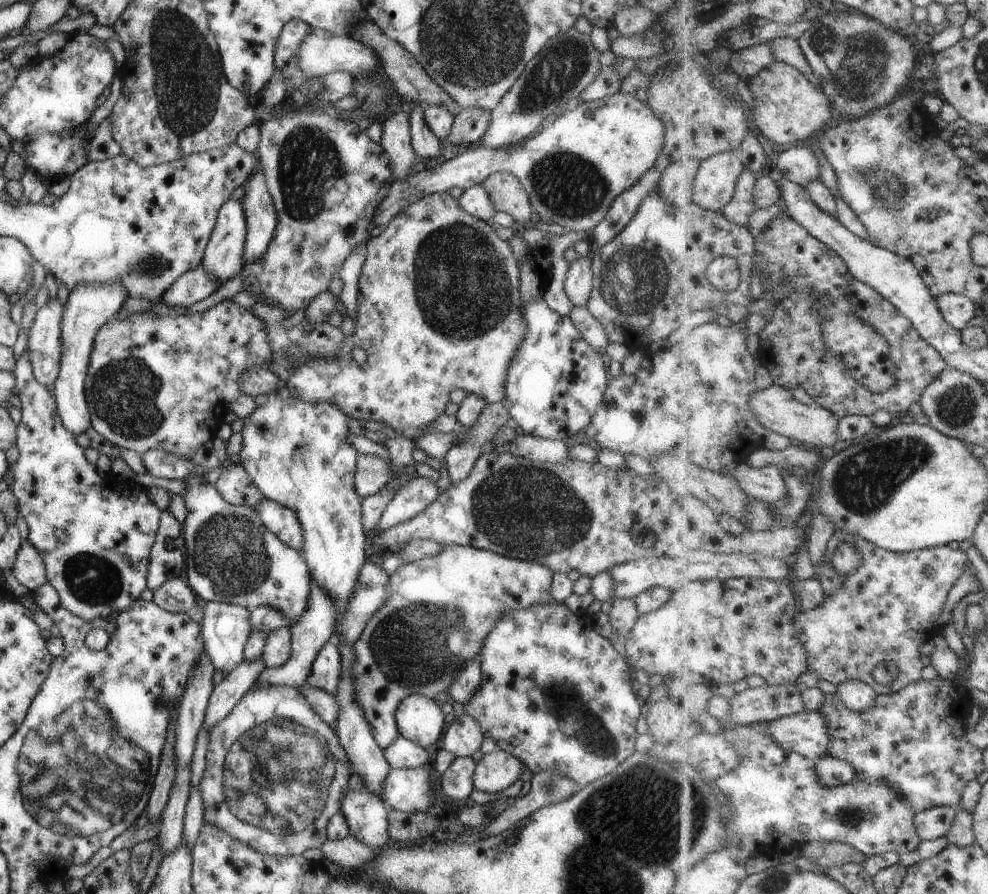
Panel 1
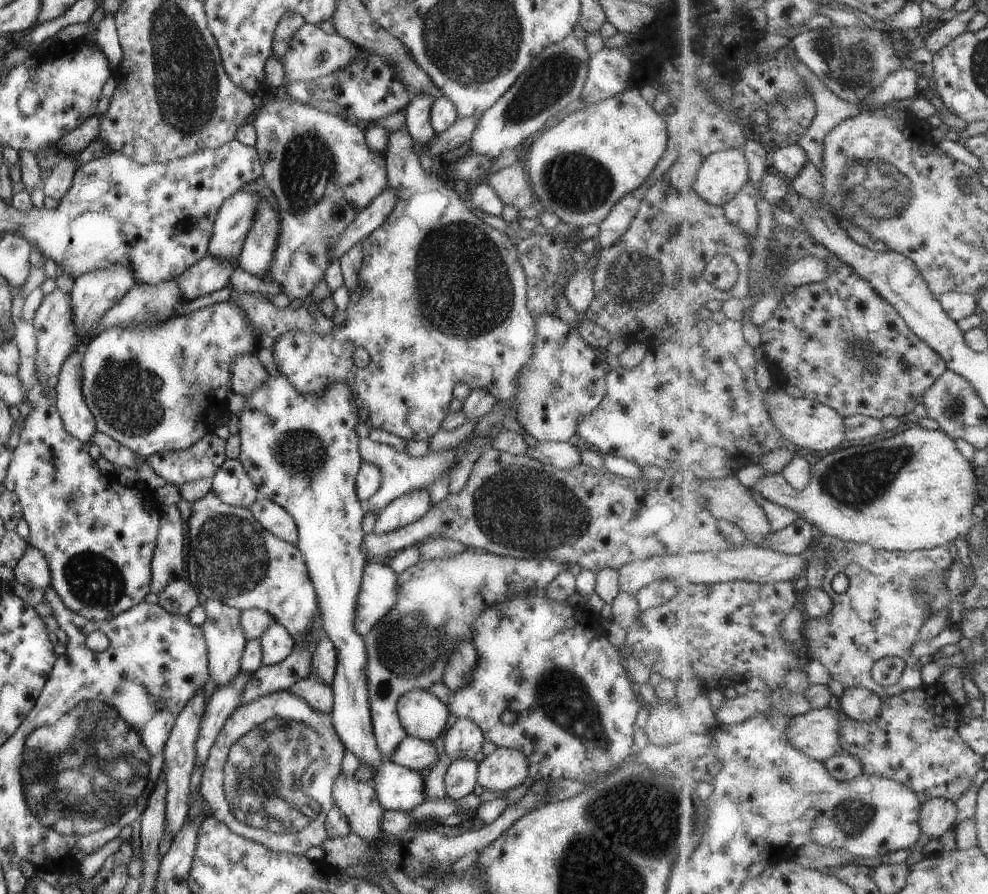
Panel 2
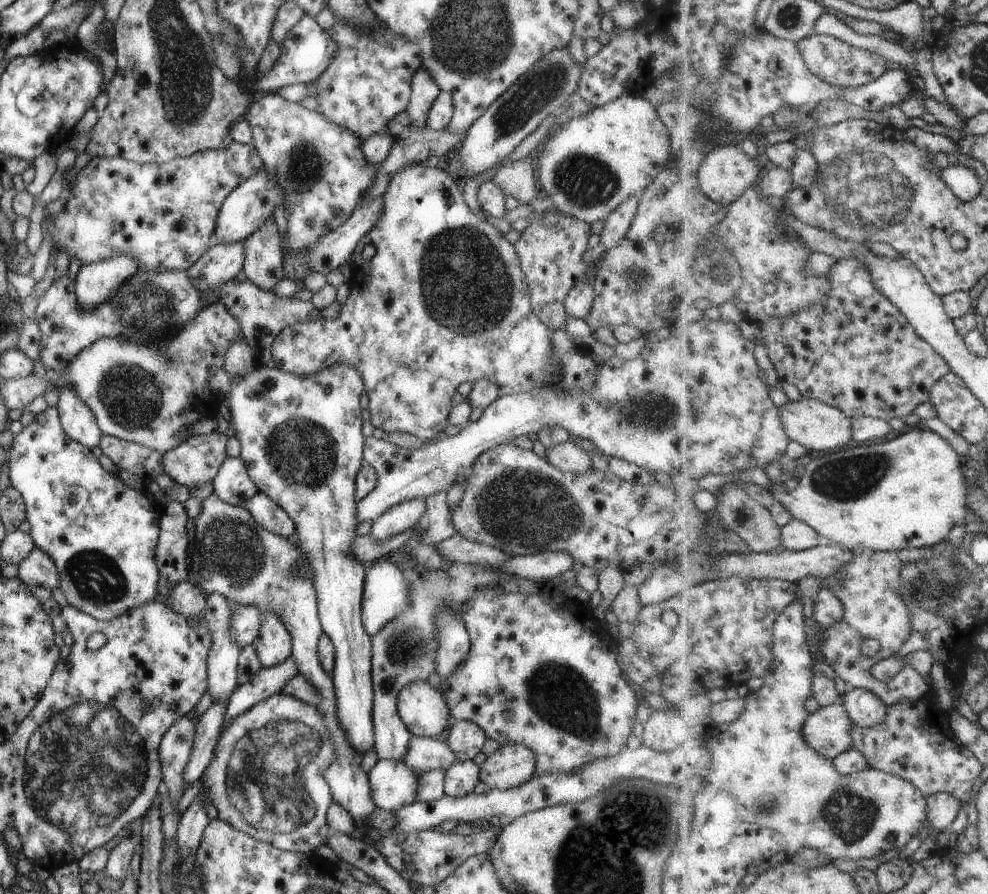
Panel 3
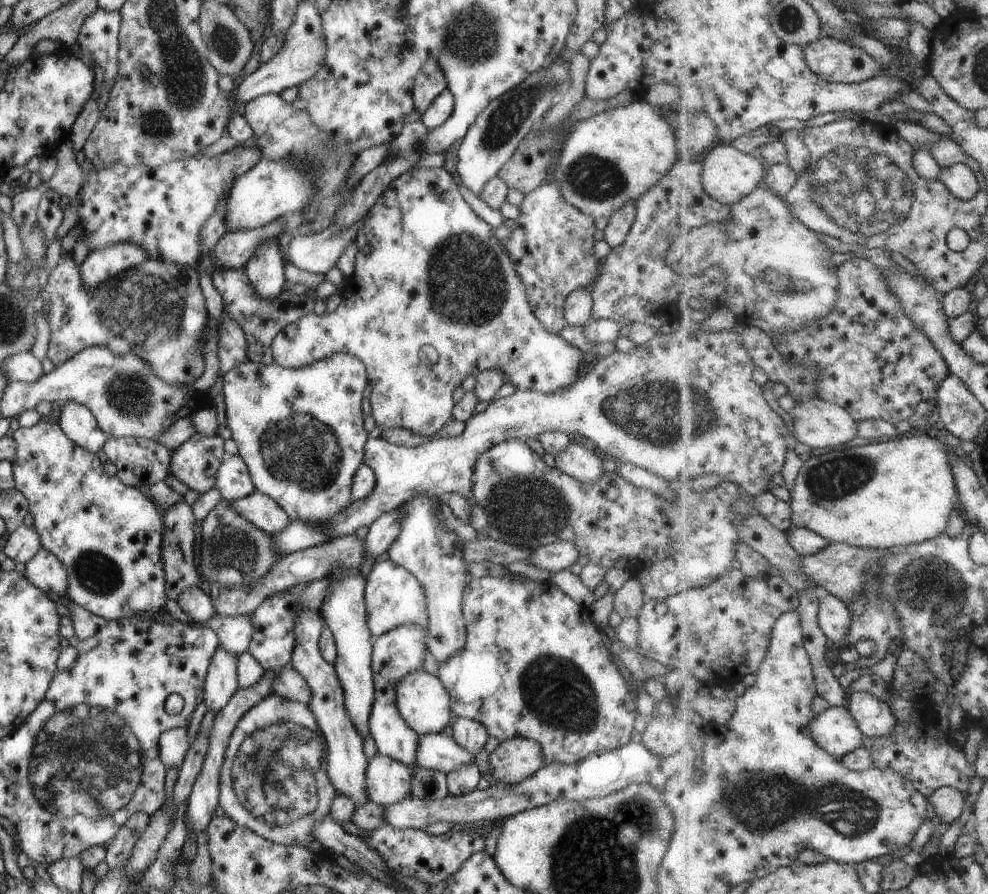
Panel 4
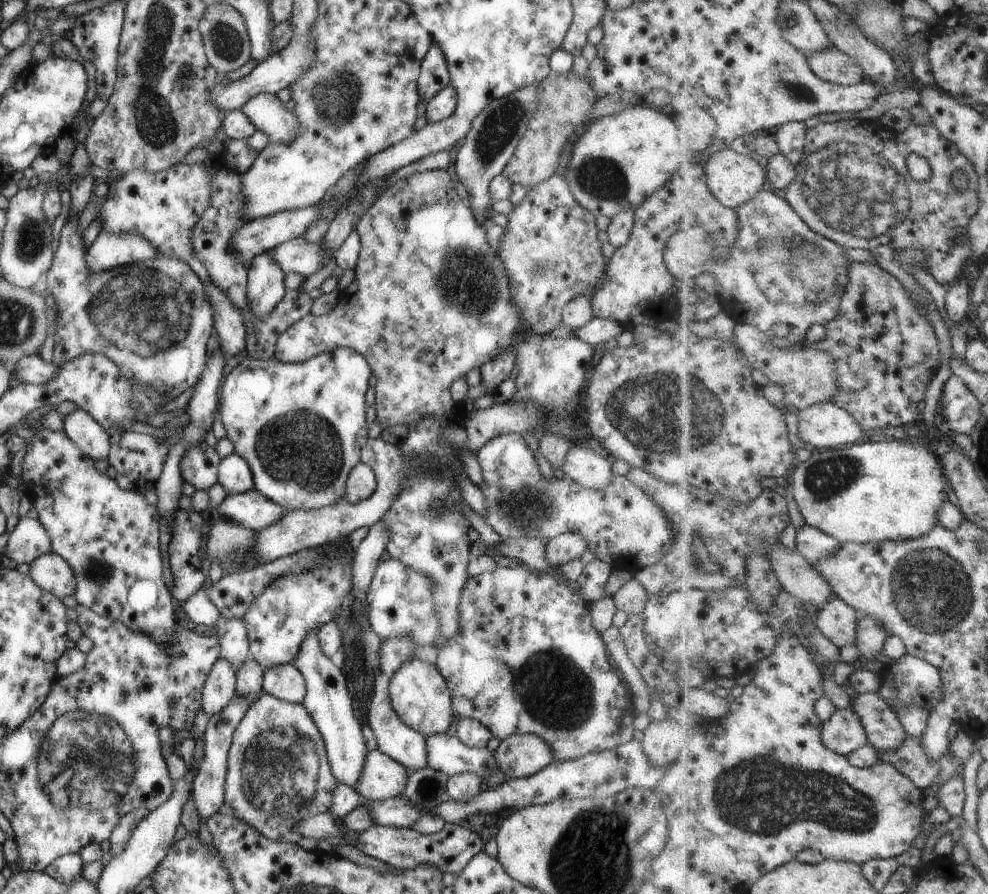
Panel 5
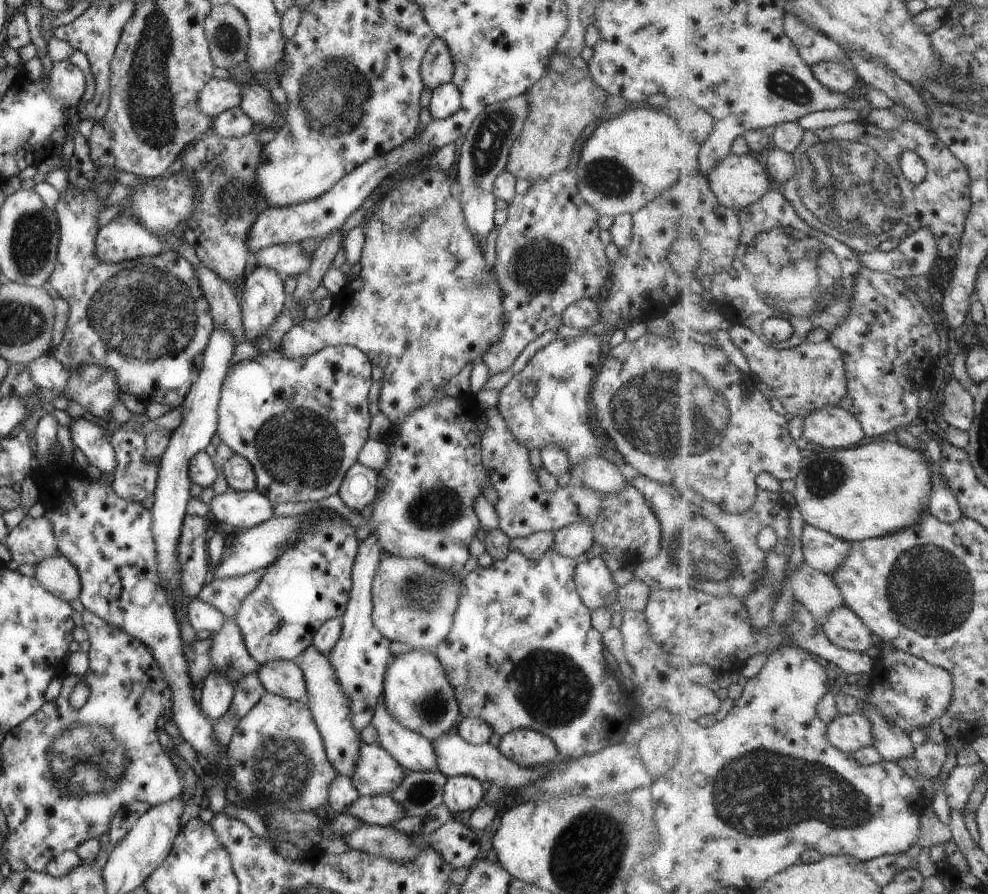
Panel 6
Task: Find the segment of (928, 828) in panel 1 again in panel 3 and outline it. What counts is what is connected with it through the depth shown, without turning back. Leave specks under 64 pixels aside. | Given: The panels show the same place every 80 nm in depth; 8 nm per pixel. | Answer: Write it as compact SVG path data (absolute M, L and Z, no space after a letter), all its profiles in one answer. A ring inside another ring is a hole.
M939 793L927 797L927 820L926 826L933 828L936 832L943 832L949 828L961 807L962 802L955 796L949 793Z

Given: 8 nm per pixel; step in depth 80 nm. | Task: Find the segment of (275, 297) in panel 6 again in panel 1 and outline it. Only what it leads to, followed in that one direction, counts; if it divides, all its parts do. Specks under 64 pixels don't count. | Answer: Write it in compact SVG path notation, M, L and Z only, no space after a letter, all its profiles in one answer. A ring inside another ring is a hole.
M259 158L242 186L244 192L240 205L245 224L242 260L245 264L260 259L274 233L277 217Z

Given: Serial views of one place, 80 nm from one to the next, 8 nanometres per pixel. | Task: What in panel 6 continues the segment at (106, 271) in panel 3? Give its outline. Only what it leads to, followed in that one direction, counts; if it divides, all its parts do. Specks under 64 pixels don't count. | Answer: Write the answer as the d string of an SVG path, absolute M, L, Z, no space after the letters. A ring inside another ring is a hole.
M123 214L115 215L97 231L94 238L94 255L102 263L109 264L137 257L152 257L165 247L156 235Z

